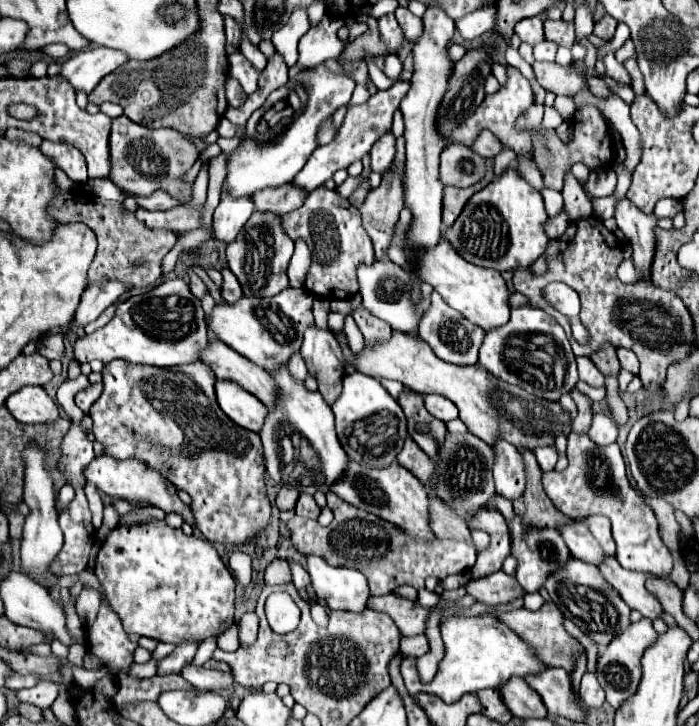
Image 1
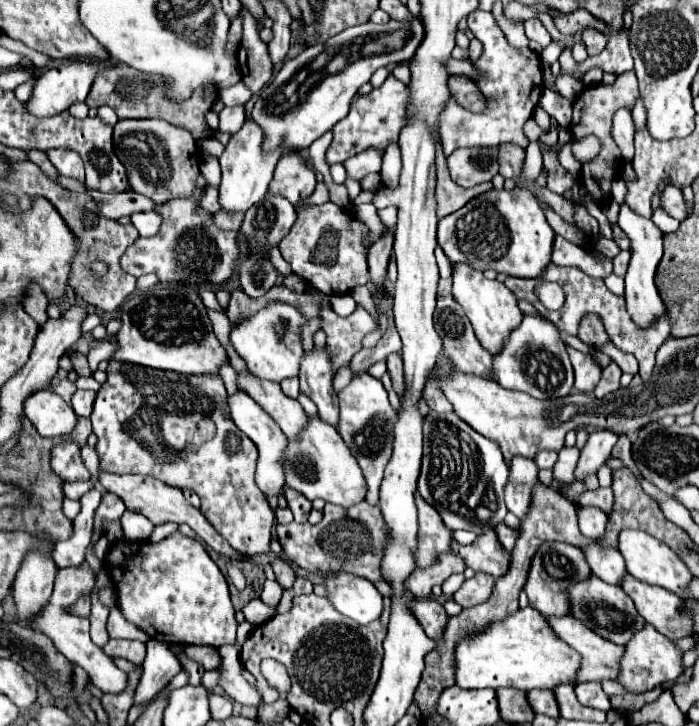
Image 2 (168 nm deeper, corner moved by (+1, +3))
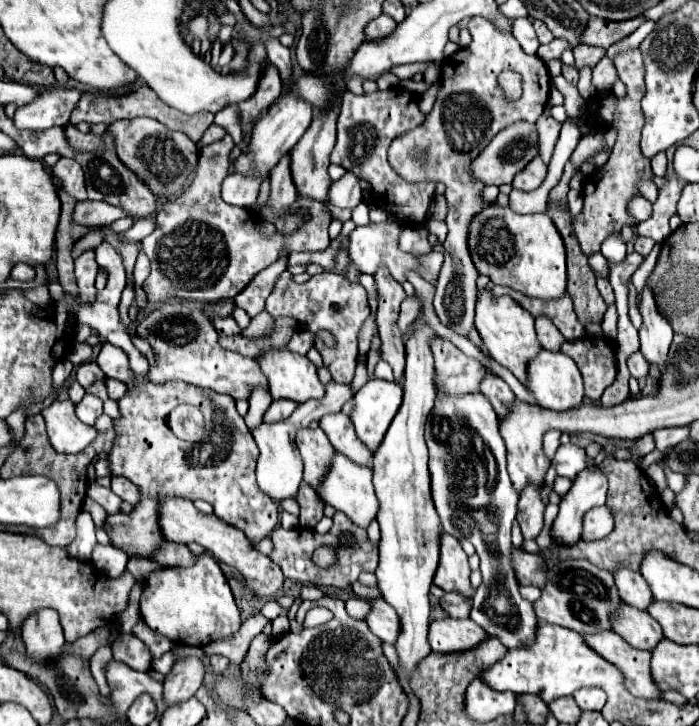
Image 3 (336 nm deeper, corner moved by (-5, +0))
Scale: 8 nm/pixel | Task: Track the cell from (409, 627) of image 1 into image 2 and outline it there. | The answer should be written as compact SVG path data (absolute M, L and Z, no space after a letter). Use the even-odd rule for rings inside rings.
M432 598L412 600L410 612L416 616L416 620L420 622L420 626L428 638L436 640L442 636L442 630L446 628L446 622L448 622L448 616L446 616L440 602L436 602Z

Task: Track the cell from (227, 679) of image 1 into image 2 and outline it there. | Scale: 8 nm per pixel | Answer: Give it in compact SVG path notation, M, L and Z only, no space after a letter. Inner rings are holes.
M248 621L242 622L237 629L238 638L236 644L226 644L224 646L224 658L222 658L222 666L220 666L218 686L232 700L236 700L240 704L258 706L262 698L256 692L256 688L252 684L248 684L248 680L242 676L242 662L240 662L242 643L250 635L252 628L254 628L253 624Z

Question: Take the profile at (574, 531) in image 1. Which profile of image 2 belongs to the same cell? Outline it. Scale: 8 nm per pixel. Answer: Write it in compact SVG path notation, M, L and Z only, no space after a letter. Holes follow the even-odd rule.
M594 542L594 544L584 546L582 552L592 572L598 578L602 578L608 584L620 584L620 580L626 574L626 566L624 566L624 558L618 548L610 548L610 546L602 546Z

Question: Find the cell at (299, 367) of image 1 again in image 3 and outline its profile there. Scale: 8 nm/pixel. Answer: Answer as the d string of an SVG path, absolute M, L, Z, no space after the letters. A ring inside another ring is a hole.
M280 399L280 401L272 401L272 405L266 409L264 413L264 423L276 423L276 421L284 421L286 417L292 415L292 411L296 409L298 405L292 403L292 401L286 401L286 399Z

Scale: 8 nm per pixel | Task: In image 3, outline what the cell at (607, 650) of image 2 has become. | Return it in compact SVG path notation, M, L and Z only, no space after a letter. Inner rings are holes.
M600 631L584 635L586 643L596 649L598 655L616 665L626 679L628 691L640 699L662 699L662 691L654 685L650 675L650 651L640 651L628 645L620 635L612 631Z

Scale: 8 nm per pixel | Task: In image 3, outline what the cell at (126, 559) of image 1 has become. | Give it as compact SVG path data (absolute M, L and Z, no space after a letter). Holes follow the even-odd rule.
M206 553L198 557L194 567L168 567L152 573L144 581L140 613L152 631L178 645L202 647L234 635L242 625L230 585L218 563Z

